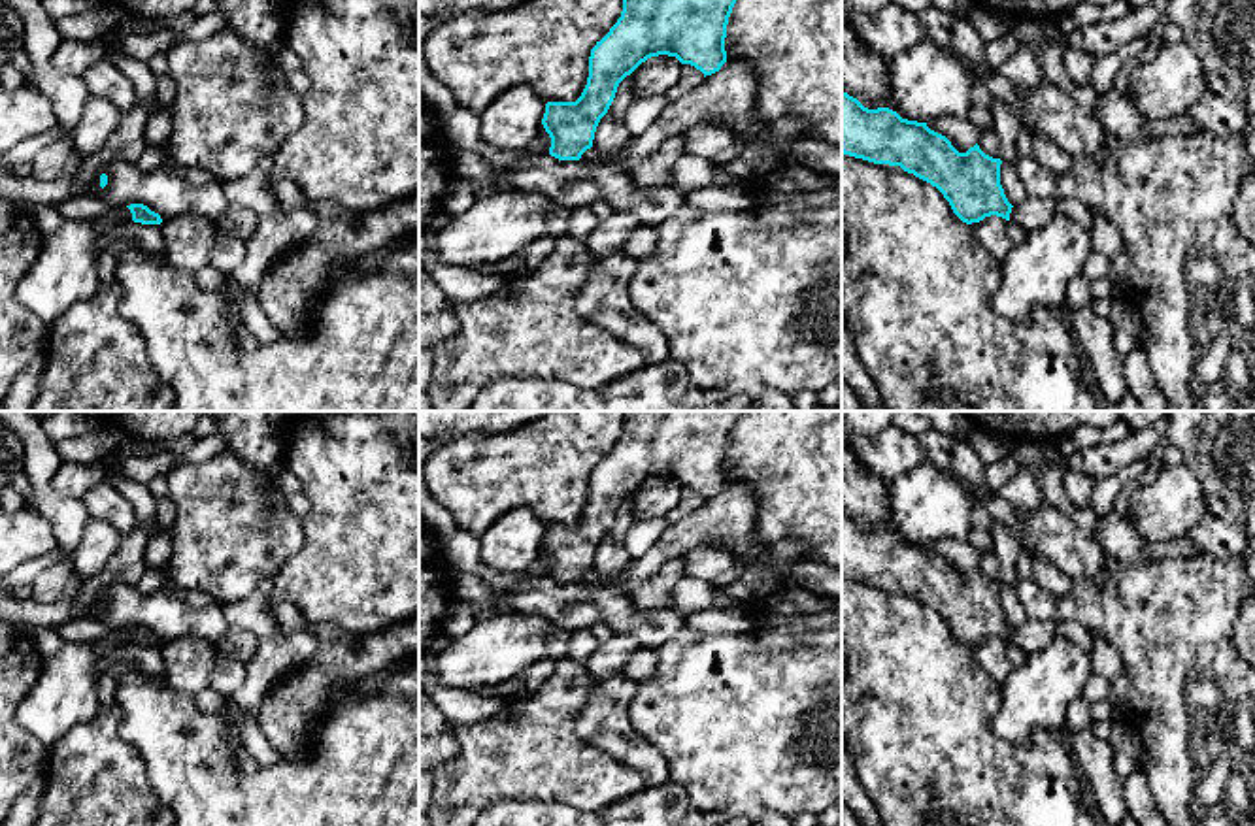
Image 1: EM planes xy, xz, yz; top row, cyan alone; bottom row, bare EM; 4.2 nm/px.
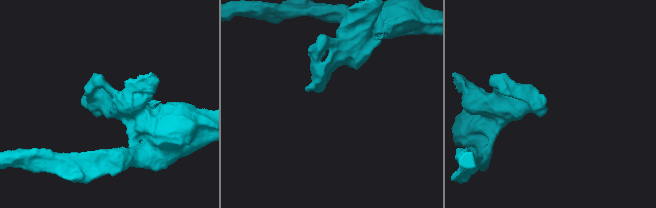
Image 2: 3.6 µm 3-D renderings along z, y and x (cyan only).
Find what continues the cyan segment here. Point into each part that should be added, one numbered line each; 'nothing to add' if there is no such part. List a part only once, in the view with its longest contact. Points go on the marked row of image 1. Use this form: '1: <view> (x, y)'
nothing to add

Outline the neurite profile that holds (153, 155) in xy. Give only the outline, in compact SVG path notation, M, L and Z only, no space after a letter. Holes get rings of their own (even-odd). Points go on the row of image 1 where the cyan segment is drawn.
M147 143L134 164L140 172L153 172L162 166L166 155L170 155L166 143Z

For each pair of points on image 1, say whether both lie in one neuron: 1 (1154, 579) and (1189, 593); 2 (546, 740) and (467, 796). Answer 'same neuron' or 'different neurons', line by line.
1: same neuron
2: same neuron

